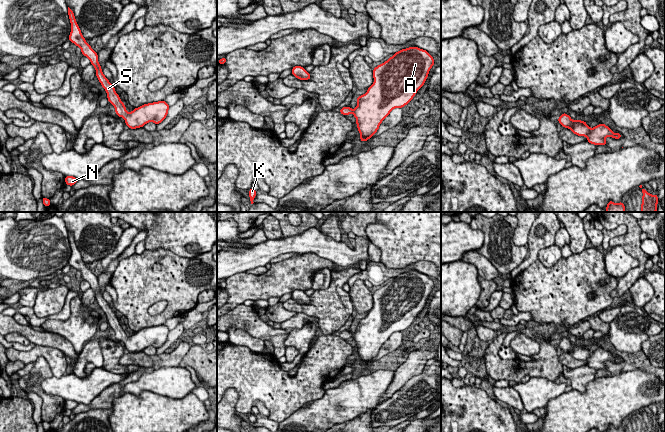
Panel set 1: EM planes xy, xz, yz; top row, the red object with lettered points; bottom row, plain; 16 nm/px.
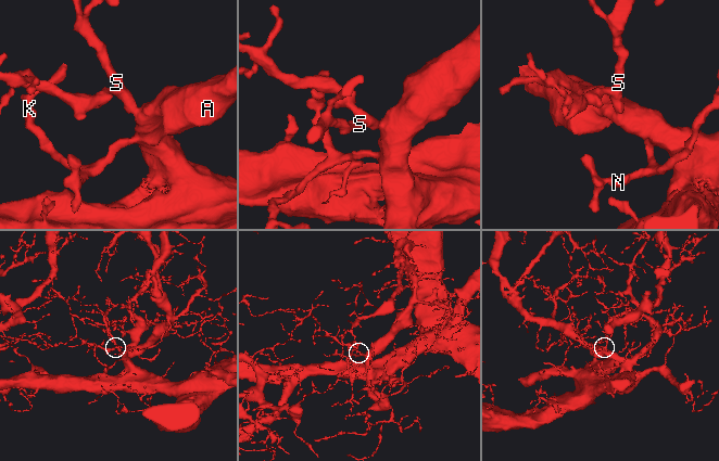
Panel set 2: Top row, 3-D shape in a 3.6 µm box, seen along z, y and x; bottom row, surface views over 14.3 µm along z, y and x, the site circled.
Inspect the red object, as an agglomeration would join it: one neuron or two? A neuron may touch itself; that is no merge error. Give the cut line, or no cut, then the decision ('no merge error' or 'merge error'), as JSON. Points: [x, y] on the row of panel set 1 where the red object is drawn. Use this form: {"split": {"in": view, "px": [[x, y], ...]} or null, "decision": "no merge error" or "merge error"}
{"split": null, "decision": "no merge error"}

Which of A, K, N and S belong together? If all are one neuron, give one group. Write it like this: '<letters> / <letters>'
A K N S

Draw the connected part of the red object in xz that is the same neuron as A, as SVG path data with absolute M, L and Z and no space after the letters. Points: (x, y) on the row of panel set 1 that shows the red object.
M413 46L394 53L387 61L374 68L372 71L374 82L365 94L356 99L356 108L351 109L345 106L339 111L344 116L352 113L356 118L360 141L366 142L372 138L382 121L394 108L403 108L410 103L417 91L424 85L434 63L434 58L428 51Z

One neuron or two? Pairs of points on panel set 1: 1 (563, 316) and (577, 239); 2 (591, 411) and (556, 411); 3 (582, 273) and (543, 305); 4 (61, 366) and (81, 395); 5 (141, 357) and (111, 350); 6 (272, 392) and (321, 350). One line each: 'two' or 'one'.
1: one
2: one
3: one
4: two
5: two
6: one

